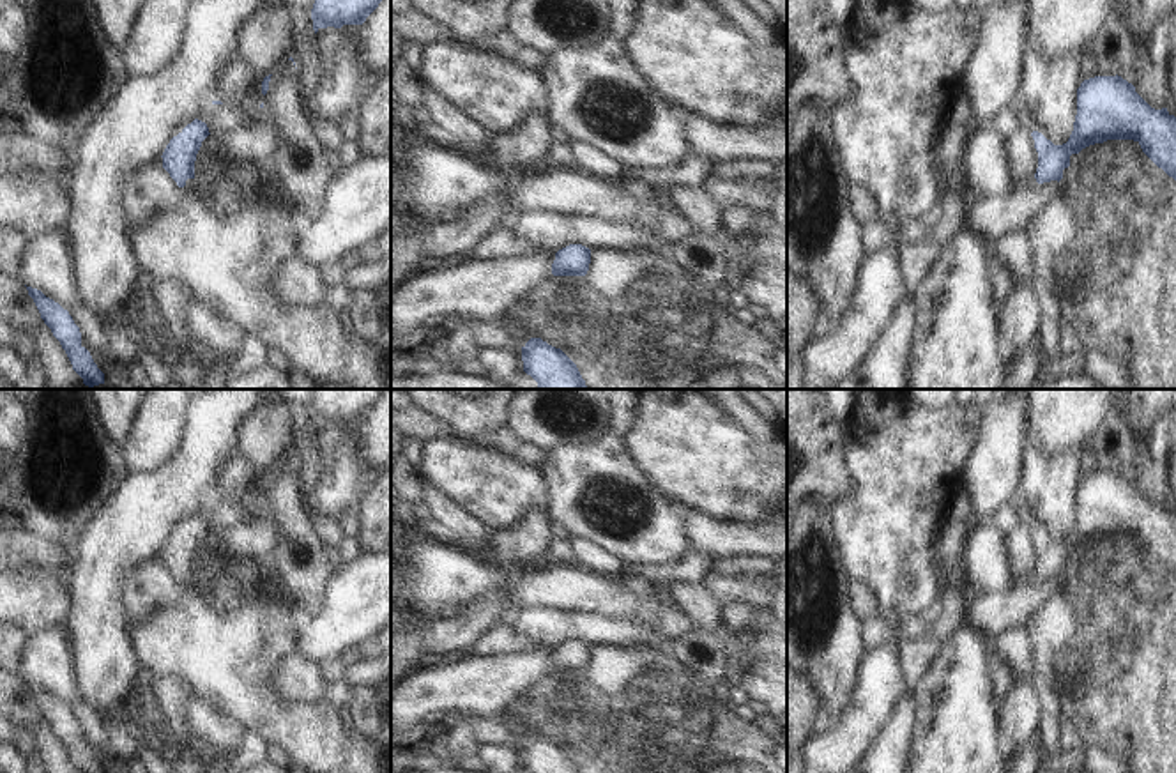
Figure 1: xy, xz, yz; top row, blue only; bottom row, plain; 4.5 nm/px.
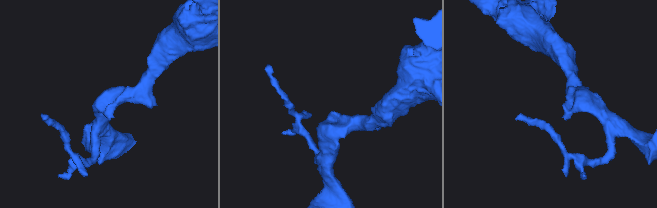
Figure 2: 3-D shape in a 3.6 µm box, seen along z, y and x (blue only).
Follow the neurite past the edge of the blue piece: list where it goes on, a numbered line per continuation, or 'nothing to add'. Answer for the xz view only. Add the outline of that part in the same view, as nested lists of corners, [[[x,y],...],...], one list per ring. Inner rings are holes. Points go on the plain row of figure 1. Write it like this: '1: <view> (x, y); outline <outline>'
nothing to add

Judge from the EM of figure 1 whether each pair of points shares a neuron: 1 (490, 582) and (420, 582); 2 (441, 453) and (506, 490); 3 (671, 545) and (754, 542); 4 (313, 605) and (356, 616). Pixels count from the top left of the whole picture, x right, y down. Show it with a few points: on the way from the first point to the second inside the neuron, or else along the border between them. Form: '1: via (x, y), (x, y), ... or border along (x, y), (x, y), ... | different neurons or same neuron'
1: via (473, 582), (437, 582) | same neuron
2: via (457, 467), (490, 483) | same neuron
3: border along (683, 510), (694, 547) | different neurons
4: border along (338, 570), (328, 588), (324, 604), (303, 621) | different neurons

